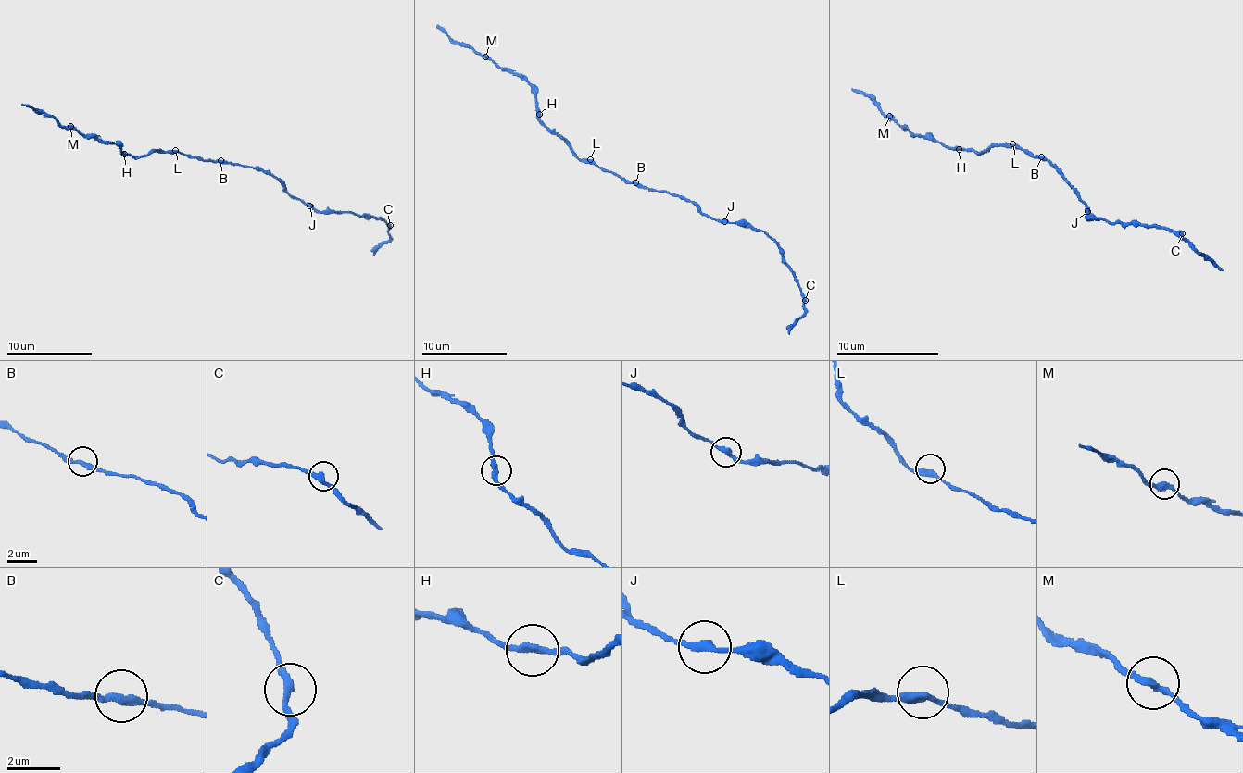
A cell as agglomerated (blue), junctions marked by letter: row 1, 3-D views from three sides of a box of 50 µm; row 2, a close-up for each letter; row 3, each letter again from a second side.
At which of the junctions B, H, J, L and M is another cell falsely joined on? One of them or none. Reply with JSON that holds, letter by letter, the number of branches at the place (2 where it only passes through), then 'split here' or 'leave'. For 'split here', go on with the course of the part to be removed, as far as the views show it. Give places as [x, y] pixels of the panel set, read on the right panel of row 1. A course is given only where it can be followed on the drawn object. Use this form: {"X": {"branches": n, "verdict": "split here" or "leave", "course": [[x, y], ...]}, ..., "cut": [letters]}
{"B": {"branches": 2, "verdict": "leave"}, "H": {"branches": 2, "verdict": "leave"}, "J": {"branches": 2, "verdict": "leave"}, "L": {"branches": 2, "verdict": "leave"}, "M": {"branches": 2, "verdict": "leave"}, "cut": []}

